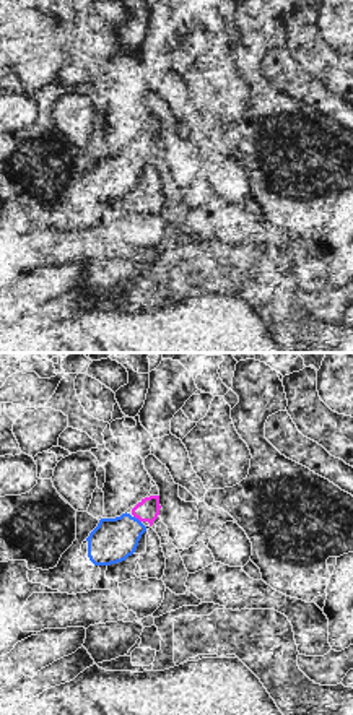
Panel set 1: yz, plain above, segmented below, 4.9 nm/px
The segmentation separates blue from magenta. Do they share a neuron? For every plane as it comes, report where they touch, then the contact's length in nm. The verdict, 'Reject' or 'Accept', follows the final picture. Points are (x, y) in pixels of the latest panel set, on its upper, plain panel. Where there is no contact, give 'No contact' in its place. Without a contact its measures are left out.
Touches blue at (137, 155). Shared border 50 nm

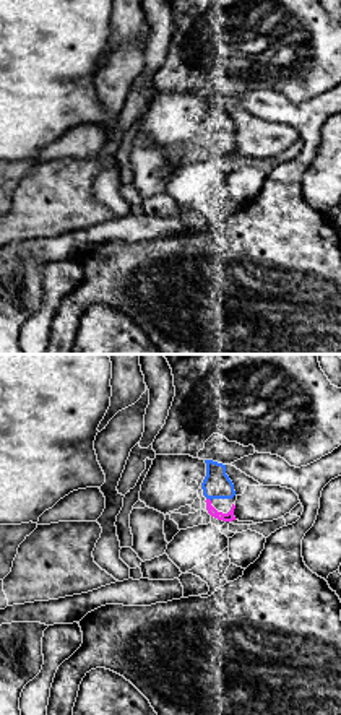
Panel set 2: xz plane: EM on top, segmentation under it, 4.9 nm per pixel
Touches blue at (208, 134). Shared border 30 nm

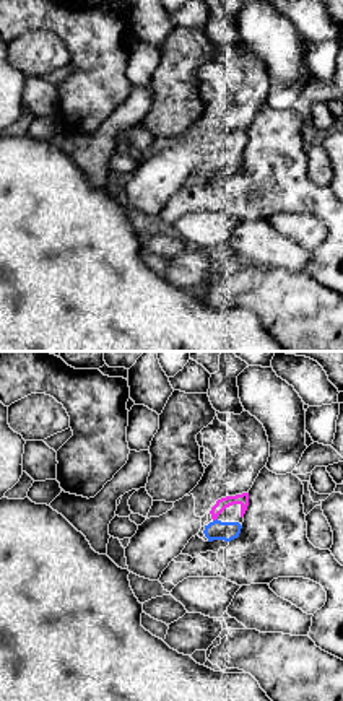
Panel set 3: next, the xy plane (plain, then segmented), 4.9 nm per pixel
Touches blue at (217, 155). Shared border 30 nm

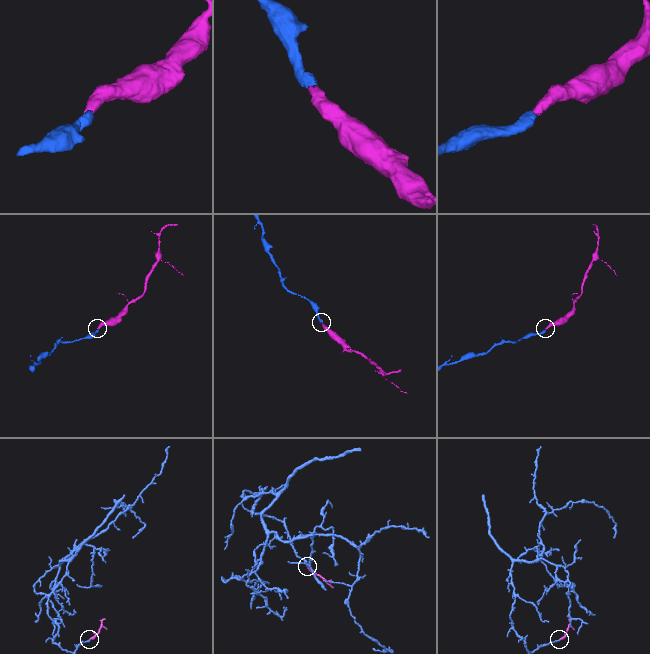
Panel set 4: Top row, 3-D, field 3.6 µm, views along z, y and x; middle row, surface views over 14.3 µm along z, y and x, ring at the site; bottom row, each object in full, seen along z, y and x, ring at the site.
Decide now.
Accept

